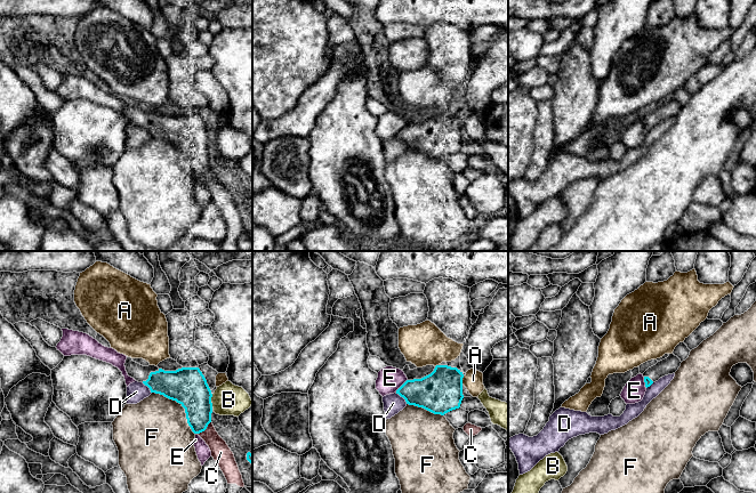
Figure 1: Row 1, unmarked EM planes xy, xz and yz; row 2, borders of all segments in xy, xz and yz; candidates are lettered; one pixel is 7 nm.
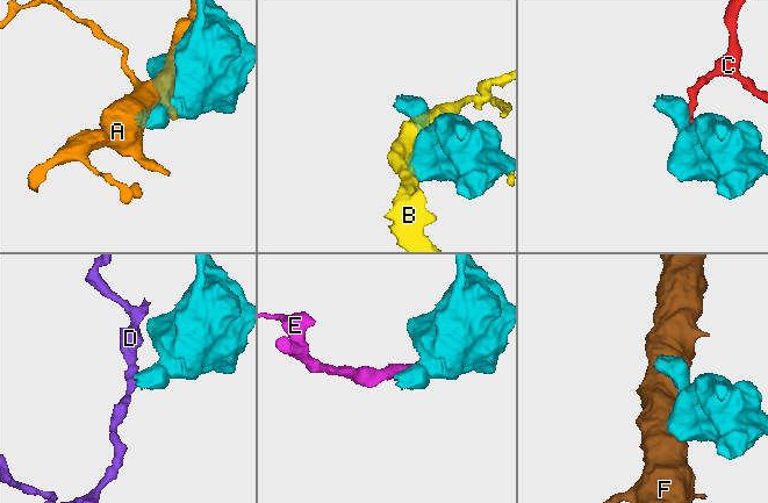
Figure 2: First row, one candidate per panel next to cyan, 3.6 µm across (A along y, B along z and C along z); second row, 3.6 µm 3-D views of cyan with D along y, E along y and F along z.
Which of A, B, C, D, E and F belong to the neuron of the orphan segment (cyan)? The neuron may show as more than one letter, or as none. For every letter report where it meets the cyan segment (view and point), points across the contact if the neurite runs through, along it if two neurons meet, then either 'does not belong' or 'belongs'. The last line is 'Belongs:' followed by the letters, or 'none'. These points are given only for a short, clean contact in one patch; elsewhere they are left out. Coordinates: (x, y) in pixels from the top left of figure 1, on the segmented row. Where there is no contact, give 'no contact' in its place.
A: xz (461, 380) | does not belong
B: xy (210, 401) | does not belong
C: xy (204, 429) | does not belong
D: xz (402, 396) | along xz (395, 393), (407, 403) | does not belong
E: xz (401, 386) | does not belong
F: xy (182, 405) | does not belong
Belongs: none

